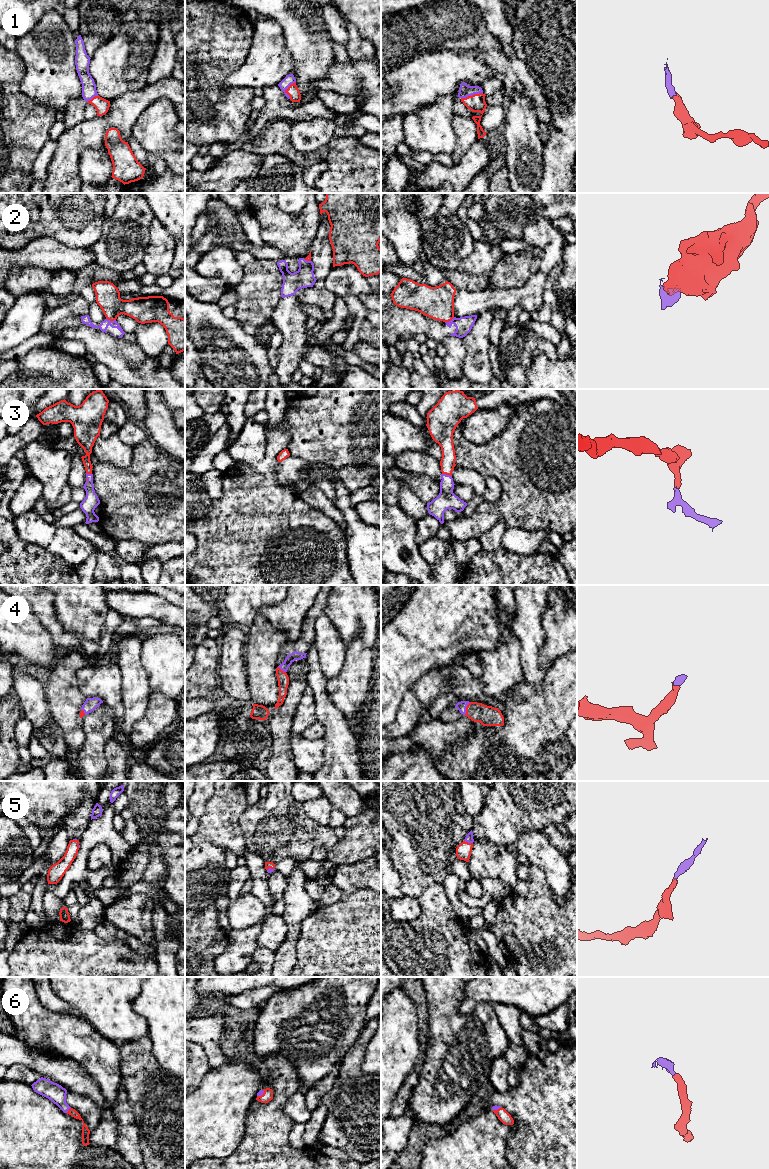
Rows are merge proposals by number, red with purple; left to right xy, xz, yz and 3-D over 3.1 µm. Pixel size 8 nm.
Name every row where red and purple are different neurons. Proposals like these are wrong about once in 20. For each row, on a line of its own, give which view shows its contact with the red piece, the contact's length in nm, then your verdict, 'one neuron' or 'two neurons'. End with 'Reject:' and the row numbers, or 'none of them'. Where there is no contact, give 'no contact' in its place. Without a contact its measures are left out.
1: meets red in yz; contact 180 nm long; one neuron
2: meets red in xy; contact 80 nm long; two neurons
3: meets red in yz; contact 80 nm long; one neuron
4: meets red in yz; contact 120 nm long; one neuron
5: meets red in yz; contact 80 nm long; one neuron
6: meets red in xy; contact 60 nm long; one neuron
Reject: 2

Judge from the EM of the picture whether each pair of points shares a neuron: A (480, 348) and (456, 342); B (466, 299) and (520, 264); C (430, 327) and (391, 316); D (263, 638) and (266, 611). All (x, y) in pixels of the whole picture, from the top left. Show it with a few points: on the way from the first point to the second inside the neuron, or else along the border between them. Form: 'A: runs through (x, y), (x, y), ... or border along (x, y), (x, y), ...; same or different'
A: border along (461, 338), (465, 348), (462, 367); different
B: border along (518, 288), (494, 289); different
C: runs through (420, 323), (401, 321); same
D: border along (267, 620), (278, 627), (285, 635); different

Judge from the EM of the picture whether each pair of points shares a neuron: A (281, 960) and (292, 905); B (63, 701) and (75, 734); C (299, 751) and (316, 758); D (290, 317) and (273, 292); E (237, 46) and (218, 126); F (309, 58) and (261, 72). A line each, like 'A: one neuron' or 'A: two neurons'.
A: one neuron
B: one neuron
C: one neuron
D: two neurons
E: one neuron
F: two neurons

